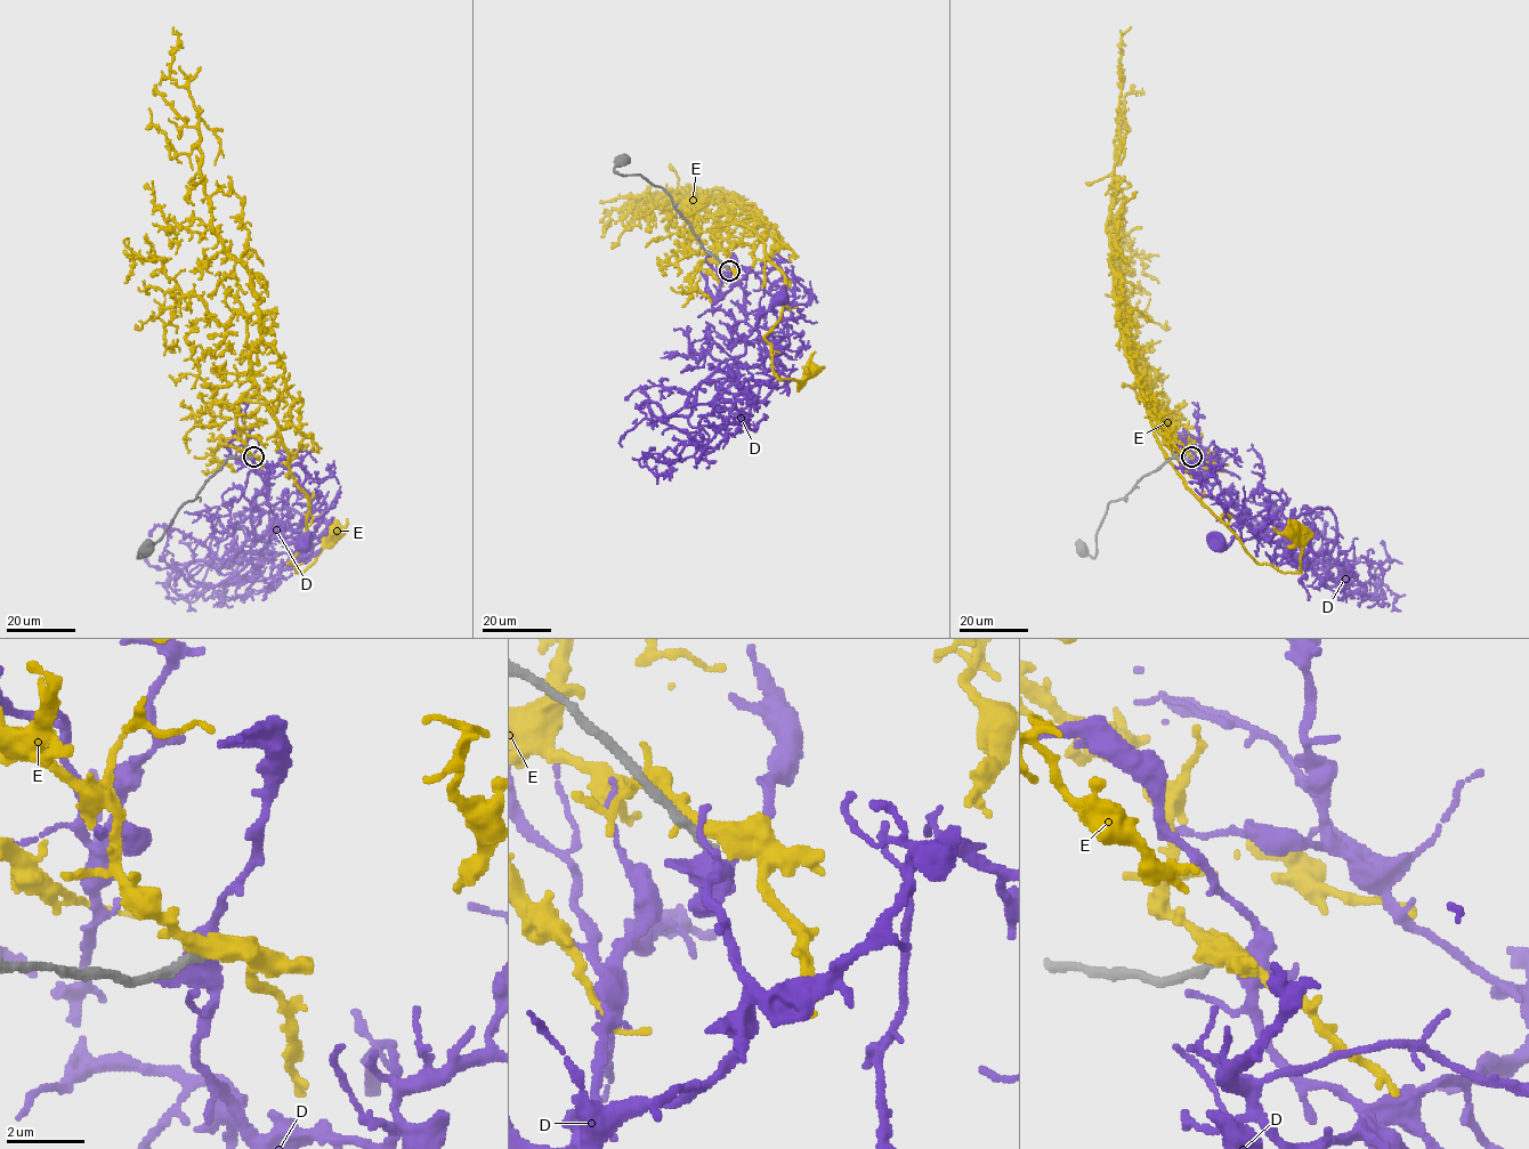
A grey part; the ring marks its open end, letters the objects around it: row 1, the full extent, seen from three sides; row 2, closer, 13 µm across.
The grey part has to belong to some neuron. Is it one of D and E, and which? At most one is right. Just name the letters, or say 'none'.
none

